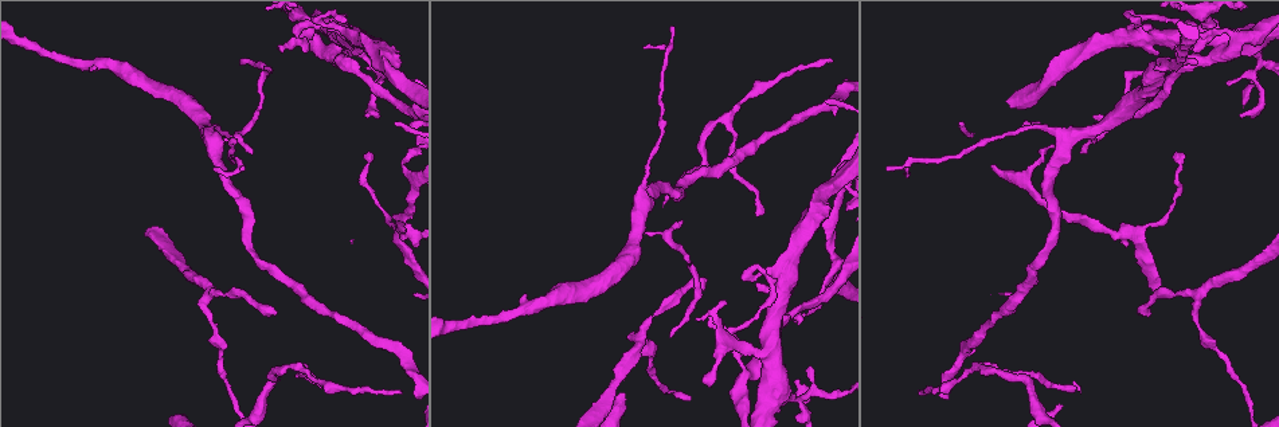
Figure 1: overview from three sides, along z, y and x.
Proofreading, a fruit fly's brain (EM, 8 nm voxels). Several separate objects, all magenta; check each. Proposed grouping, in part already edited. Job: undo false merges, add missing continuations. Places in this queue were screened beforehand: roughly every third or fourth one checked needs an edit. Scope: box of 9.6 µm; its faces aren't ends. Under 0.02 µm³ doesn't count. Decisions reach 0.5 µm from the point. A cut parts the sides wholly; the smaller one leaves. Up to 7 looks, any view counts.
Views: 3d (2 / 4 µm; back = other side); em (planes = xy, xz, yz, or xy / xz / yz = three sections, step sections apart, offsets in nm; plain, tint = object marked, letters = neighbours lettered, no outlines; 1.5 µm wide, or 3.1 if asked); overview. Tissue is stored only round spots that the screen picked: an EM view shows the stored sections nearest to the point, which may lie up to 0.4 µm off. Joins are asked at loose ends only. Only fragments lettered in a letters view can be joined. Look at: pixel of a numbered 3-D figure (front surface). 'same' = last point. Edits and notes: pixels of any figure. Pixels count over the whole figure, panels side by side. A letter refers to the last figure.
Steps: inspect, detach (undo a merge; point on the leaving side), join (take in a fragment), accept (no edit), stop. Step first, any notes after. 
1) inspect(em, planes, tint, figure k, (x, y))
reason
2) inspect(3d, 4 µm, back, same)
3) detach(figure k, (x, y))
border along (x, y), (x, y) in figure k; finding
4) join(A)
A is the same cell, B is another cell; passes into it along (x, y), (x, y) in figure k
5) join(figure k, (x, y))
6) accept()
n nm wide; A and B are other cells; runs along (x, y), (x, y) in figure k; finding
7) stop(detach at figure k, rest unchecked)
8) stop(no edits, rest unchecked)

inspect(em, planes, plain, figure 1, (371, 153))

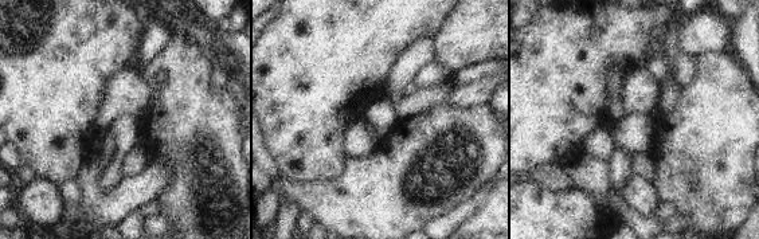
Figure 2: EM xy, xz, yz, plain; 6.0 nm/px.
inspect(em, planes, letters, same)
what lies round it

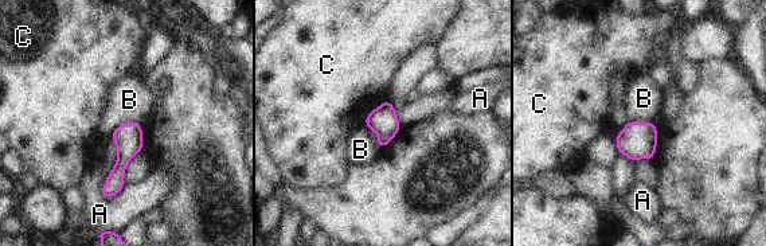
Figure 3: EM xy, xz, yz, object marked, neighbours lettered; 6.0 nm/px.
accept()
A, B and C are other cells; border along (140, 124), (121, 122), (109, 136) in figure 3; no lettered fragment goes on from it

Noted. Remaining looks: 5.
inspect(em, planes, letters, figure 1, (681, 222))
an open end

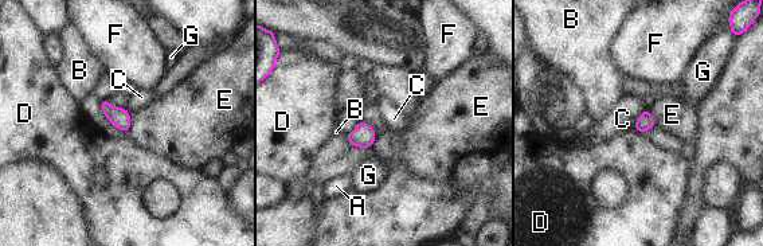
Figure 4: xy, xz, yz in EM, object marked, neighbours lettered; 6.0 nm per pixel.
accept()
A, B, C, D, E, F and G are other cells; border along (646, 108), (654, 127) in figure 4; no lettered fragment goes on from it

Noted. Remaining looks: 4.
inspect(3d, 2 µm, figure 1, (889, 166))
free end

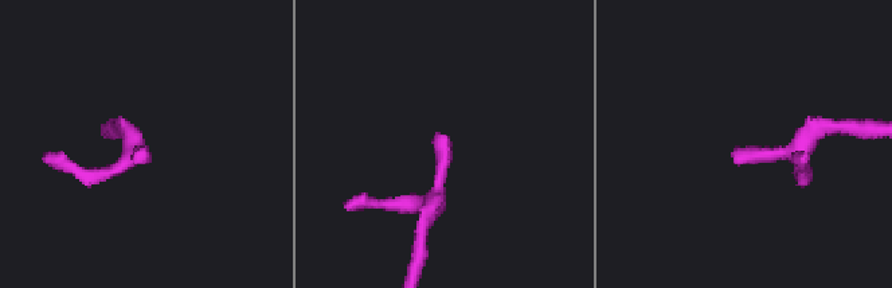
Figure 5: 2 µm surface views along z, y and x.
inspect(em, planes, letters, figure 5, (736, 147))
now the EM

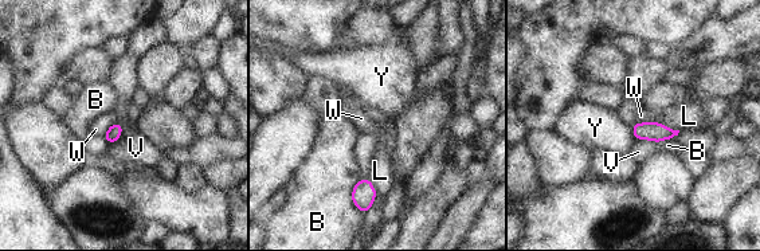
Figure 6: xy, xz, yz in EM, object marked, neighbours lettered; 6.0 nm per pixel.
accept()
B touches over 200 nm; B, L, V, W and Y are other cells; border along (120, 121), (114, 122), (104, 136) in figure 6; none of them fits

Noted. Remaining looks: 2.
stop(no edits, rest unchecked)

